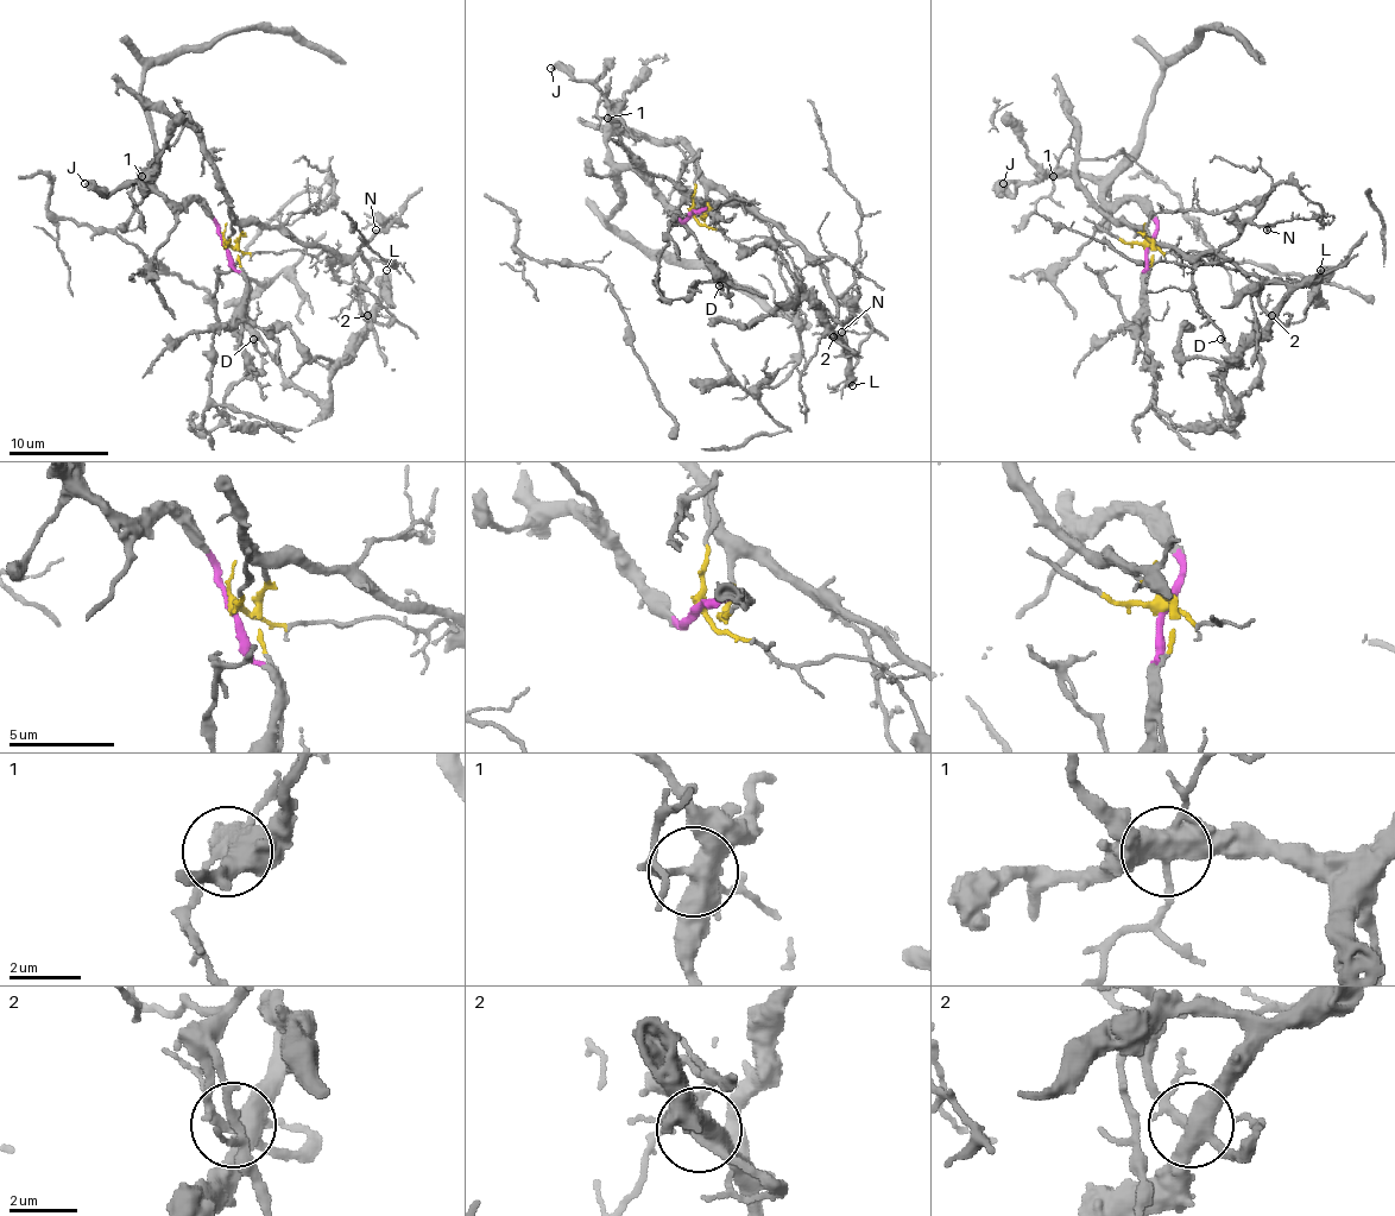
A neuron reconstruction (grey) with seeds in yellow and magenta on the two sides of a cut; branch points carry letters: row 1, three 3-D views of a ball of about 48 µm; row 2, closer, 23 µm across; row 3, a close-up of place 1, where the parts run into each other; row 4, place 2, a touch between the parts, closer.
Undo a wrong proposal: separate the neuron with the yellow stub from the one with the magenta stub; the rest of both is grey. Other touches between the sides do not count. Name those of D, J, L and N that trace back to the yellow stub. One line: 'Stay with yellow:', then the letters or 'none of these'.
Stay with yellow: N

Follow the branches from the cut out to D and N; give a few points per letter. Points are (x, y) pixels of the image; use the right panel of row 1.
D: (1148, 245), (1137, 328), (1153, 366), (1153, 408), (1168, 423), (1236, 430), (1218, 383), (1230, 353), (1220, 338)
N: (1148, 245), (1171, 251), (1180, 260), (1180, 256), (1220, 251), (1248, 224), (1268, 226), (1268, 231)

